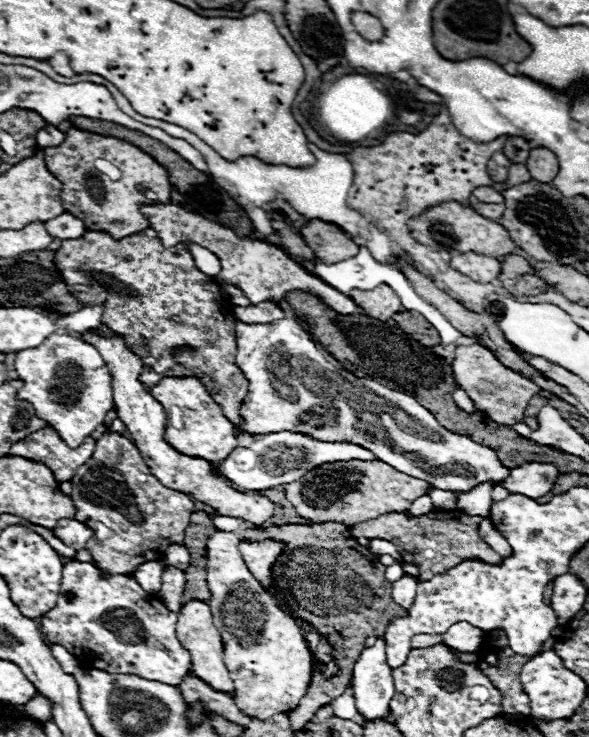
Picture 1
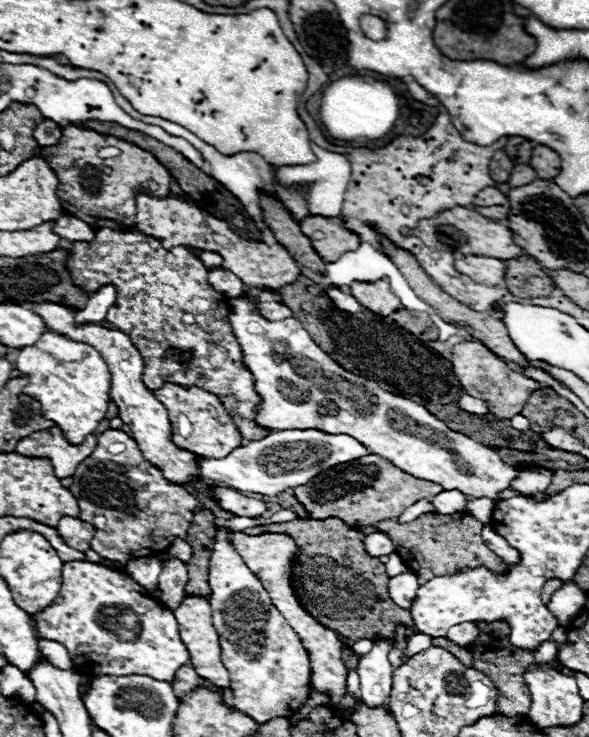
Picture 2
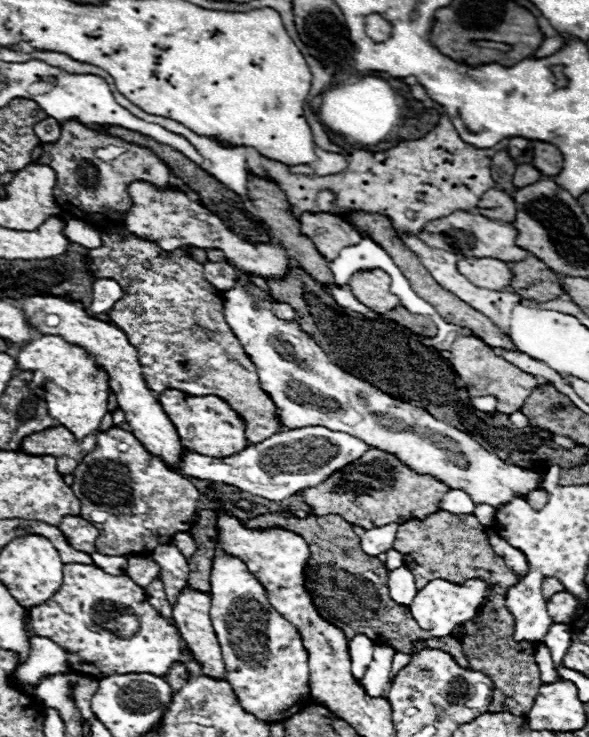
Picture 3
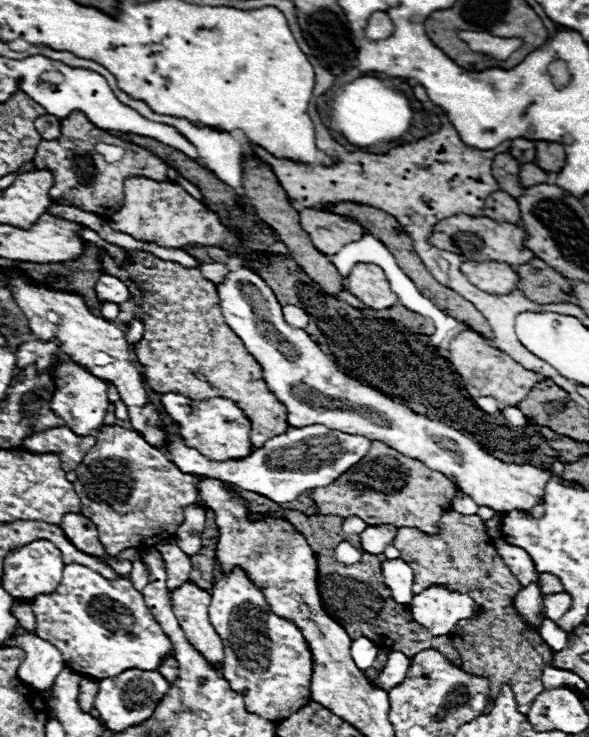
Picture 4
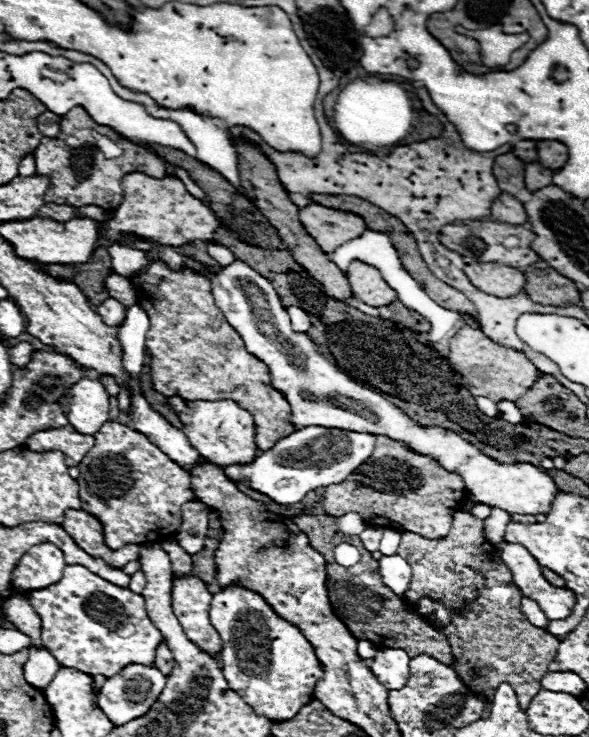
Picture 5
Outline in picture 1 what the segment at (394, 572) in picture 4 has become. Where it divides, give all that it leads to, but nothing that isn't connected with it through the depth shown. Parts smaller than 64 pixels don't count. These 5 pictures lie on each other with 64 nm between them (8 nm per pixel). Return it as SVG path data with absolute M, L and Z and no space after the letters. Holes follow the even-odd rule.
M404 574L400 580L392 582L392 600L396 604L400 604L402 608L412 606L414 598L416 598L416 586L418 586L418 580Z

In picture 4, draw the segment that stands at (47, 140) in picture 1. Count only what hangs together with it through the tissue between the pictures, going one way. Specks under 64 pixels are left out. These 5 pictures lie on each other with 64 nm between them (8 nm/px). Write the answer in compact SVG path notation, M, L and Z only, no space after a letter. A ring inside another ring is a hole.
M50 114L36 118L34 126L44 140L52 140L60 136L60 120L55 120L55 116Z

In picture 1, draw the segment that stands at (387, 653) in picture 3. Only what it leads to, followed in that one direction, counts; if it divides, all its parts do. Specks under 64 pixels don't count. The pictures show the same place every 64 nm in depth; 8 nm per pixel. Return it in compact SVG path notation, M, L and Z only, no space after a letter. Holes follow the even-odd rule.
M382 638L374 646L364 648L354 666L354 698L362 718L386 718L390 714L390 700L394 696L392 668L386 662L386 644Z

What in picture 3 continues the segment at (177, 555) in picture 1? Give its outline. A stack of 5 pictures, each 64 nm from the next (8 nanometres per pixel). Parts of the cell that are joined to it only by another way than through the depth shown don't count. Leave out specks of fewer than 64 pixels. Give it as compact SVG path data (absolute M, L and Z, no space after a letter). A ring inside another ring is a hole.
M192 528L186 530L184 534L176 534L176 536L174 536L174 544L178 546L178 550L180 550L186 558L190 558L190 556L196 552L196 540L192 538Z

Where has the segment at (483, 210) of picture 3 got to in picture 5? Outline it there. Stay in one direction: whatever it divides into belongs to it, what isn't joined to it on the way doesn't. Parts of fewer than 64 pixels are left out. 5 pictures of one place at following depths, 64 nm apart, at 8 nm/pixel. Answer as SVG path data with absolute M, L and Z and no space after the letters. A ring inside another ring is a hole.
M506 192L492 204L492 216L508 224L520 224L520 226L528 224L528 214L524 214L524 204Z

